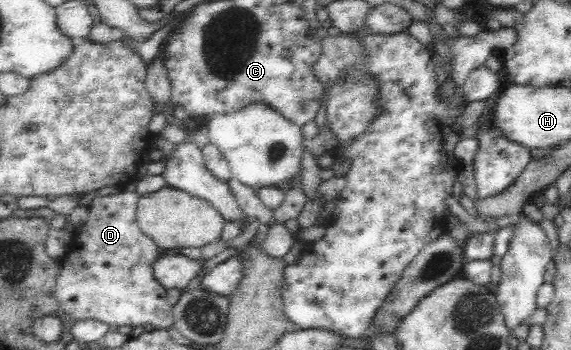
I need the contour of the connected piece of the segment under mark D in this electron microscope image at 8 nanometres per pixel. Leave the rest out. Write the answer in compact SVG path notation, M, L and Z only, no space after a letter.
M120 189L118 194L98 195L88 206L90 220L82 228L76 228L69 253L60 264L60 274L55 282L54 296L72 320L96 320L113 327L119 326L152 326L152 329L169 330L174 324L173 306L166 299L166 290L152 276L151 266L158 258L158 248L154 241L140 232L136 220L139 194Z

